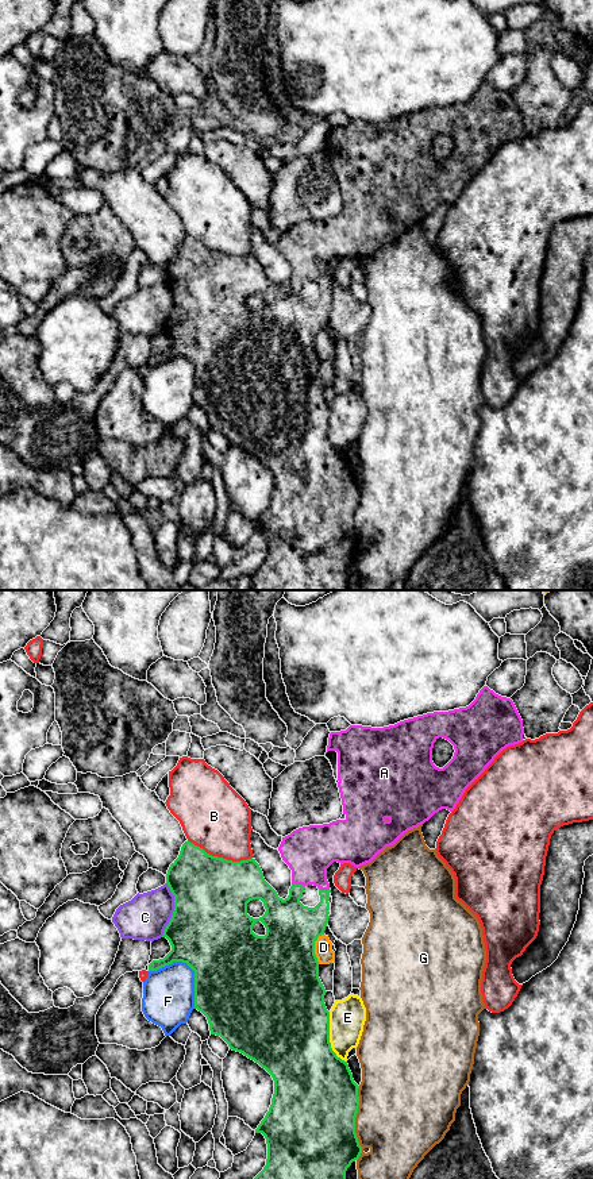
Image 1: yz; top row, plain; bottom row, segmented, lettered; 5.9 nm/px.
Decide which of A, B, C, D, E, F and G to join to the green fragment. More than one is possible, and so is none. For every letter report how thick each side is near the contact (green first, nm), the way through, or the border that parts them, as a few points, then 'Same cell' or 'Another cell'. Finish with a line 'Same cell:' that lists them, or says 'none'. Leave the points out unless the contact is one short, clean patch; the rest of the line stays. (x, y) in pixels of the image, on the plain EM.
A: Thickness 280 nm (green) against 300 nm. Path across: yz (289, 320), (291, 301), (299, 280), (308, 262), (308, 246). Same cell
B: Thickness 440 nm (green) against 400 nm. Another cell
C: Thickness 480 nm (green) against 280 nm. Another cell
D: Thickness 460 nm (green) against 110 nm. Another cell
E: Thickness 500 nm (green) against 220 nm. Another cell
F: Thickness 480 nm (green) against 300 nm. Another cell
G: Thickness 500 nm (green) against 460 nm. Another cell
Same cell: A

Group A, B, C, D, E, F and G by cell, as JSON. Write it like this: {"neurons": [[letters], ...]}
{"neurons": [["A"], ["B"], ["C"], ["D"], ["E"], ["F"], ["G"]]}

